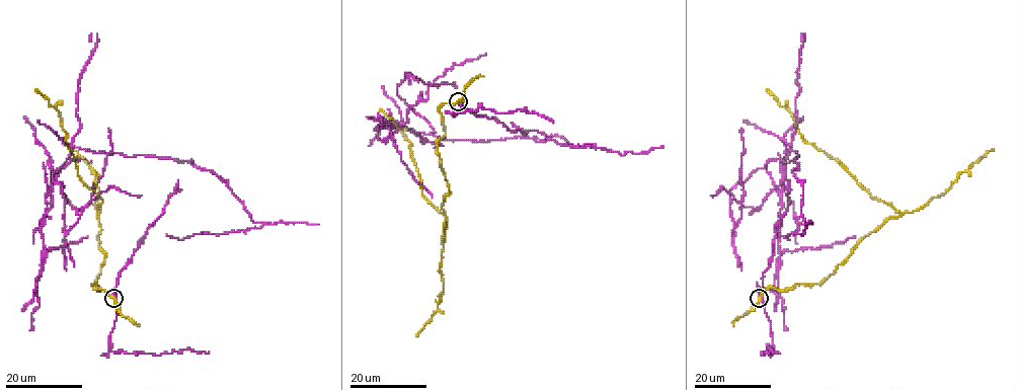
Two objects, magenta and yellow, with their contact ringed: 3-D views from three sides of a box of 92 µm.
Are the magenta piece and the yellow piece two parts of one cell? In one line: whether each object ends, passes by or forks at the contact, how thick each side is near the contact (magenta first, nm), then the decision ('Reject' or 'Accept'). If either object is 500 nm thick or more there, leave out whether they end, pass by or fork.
At the ring magenta forks. At the ring yellow passes by. Thickness 360 nm (magenta) against 260 nm. Reject

